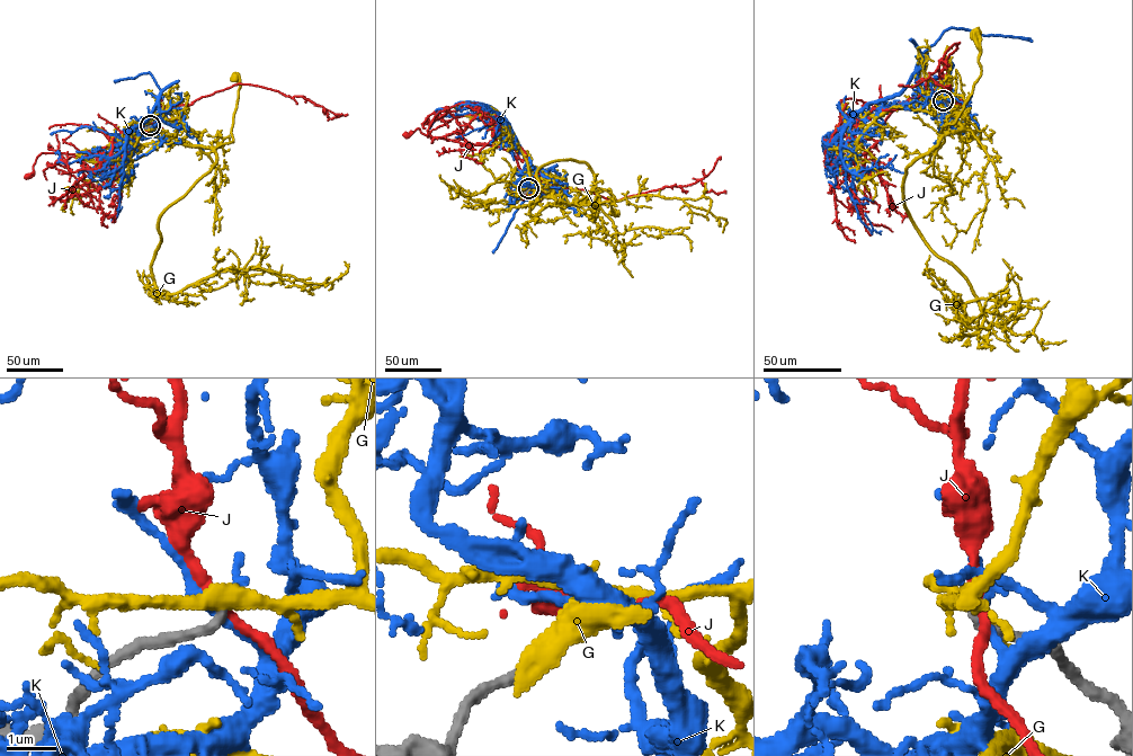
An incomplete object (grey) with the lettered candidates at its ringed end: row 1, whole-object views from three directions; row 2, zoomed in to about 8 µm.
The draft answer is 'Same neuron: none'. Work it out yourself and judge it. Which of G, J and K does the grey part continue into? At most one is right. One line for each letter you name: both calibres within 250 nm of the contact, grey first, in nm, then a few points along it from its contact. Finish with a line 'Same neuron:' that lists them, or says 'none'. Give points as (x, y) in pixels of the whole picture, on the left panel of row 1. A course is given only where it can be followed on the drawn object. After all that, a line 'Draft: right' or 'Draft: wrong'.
Same neuron: none
Draft: right

